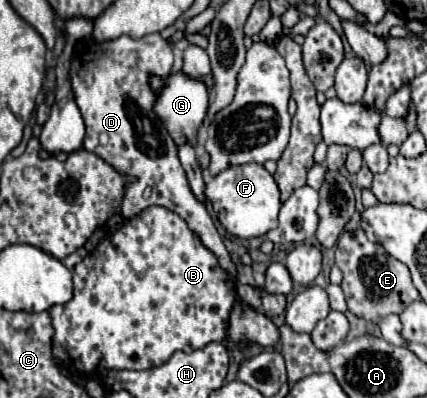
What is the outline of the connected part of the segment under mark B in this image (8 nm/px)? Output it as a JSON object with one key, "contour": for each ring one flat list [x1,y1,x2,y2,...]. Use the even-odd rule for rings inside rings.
{"contour":[[148,207,142,213,138,213,136,217,128,219,118,231,114,231,110,235,110,241,100,241,98,247,84,257,84,261,80,265,76,265,74,271,74,297,64,303,64,305,54,305,50,309,50,317,52,317,52,325,54,325,54,339,52,339,52,353,54,357,72,373,80,373,80,375,90,375,98,369,150,369,156,365,166,363,176,351,196,351,200,347,204,347,206,343,212,341,222,341,224,333,226,333,226,323,228,323,228,315,232,311,232,305,236,301,234,297,234,283,230,279,230,273,226,269,222,269,222,265,218,263,216,253,212,253,202,241,200,237,188,227,188,223,176,215,174,211,166,209,166,207]]}

